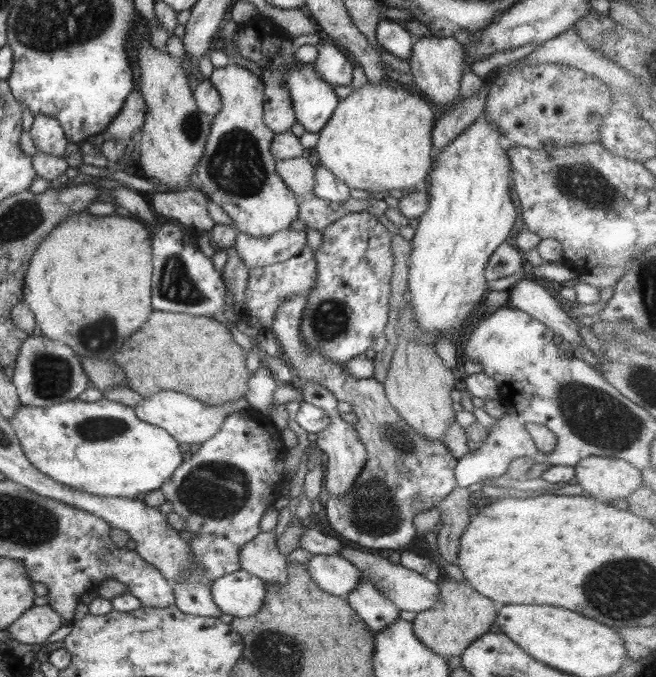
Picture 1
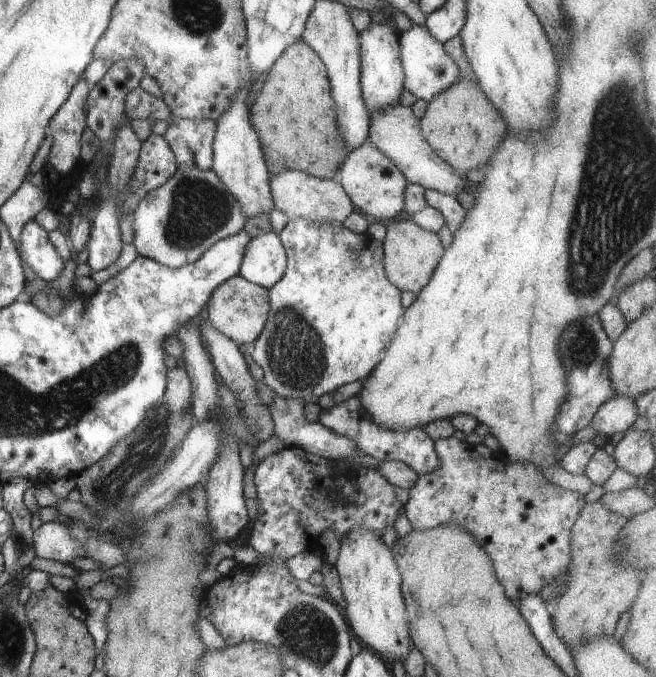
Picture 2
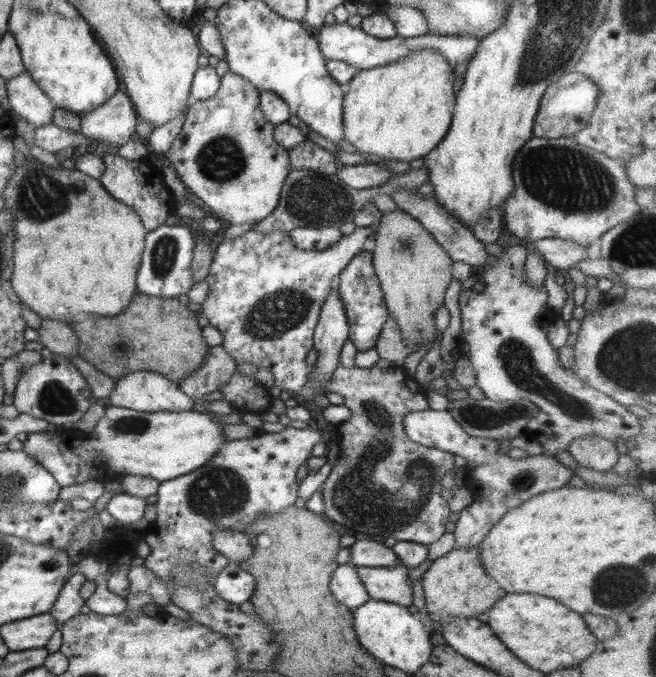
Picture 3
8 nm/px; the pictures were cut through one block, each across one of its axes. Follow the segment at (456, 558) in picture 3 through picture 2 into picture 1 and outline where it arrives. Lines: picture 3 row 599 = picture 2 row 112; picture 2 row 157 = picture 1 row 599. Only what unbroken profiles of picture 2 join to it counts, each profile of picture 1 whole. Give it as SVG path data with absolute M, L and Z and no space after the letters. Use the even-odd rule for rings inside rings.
M445 574L437 583L440 586L440 599L430 609L416 614L412 626L419 641L448 660L450 656L462 655L462 651L479 636L490 633L490 626L496 620L498 608L502 608L502 604L488 600L486 596L478 594L472 585L457 582Z

